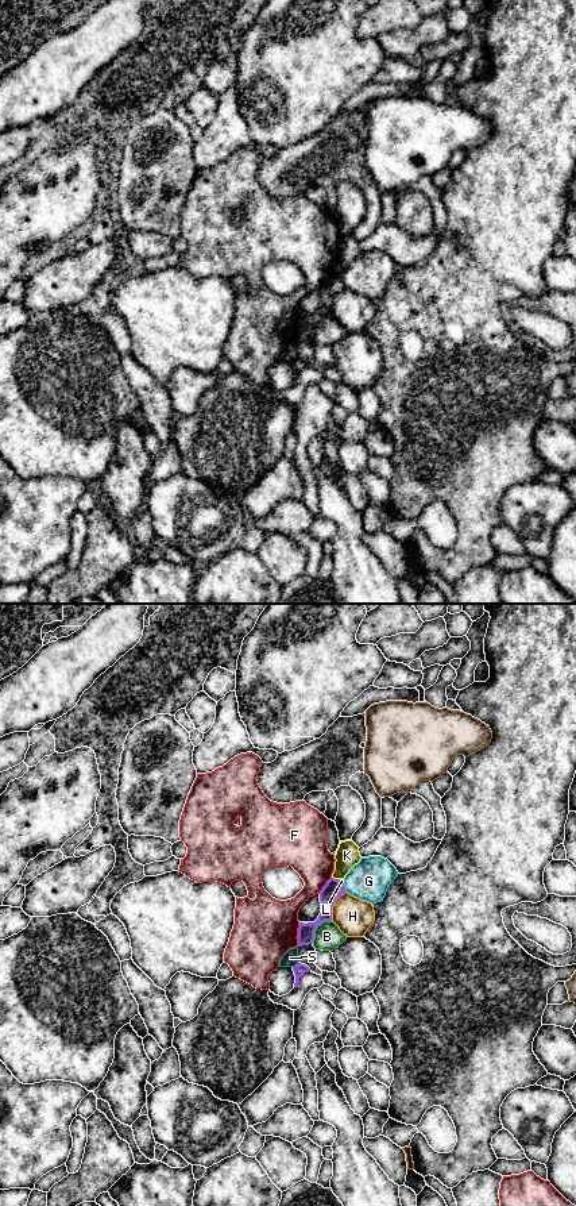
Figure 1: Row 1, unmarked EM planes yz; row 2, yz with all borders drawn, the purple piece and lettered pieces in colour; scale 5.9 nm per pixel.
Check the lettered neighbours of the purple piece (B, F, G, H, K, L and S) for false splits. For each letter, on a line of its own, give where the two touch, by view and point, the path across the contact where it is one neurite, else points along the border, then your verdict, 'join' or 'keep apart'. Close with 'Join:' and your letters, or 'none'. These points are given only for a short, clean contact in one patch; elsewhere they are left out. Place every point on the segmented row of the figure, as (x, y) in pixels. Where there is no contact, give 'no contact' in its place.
B: meets purple in yz at (316, 927); border along yz (331, 920), (324, 920), (316, 928), (312, 943); keep apart
F: meets purple in yz at (298, 935); keep apart
G: meets purple in yz at (344, 887); border along yz (343, 883), (346, 890); keep apart
H: meets purple in yz at (332, 905); border along yz (346, 892), (335, 901), (331, 920); keep apart
K: meets purple in yz at (333, 878); keep apart
L: meets purple in yz at (340, 882); keep apart
S: meets purple in yz at (296, 964); border along yz (298, 963), (293, 967); keep apart
Join: none

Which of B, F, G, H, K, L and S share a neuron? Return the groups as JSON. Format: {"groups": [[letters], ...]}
{"groups": [["B"], ["F"], ["G"], ["H"], ["K"], ["L"], ["S"]]}

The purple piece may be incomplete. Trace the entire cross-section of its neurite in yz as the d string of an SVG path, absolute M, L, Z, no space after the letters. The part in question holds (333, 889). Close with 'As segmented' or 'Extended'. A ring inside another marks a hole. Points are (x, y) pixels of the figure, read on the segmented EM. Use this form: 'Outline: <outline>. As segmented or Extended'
Outline: M330 878L320 891L321 913L314 922L299 922L298 947L313 944L314 930L324 921L332 921L332 906L345 893L344 883Z. As segmented

